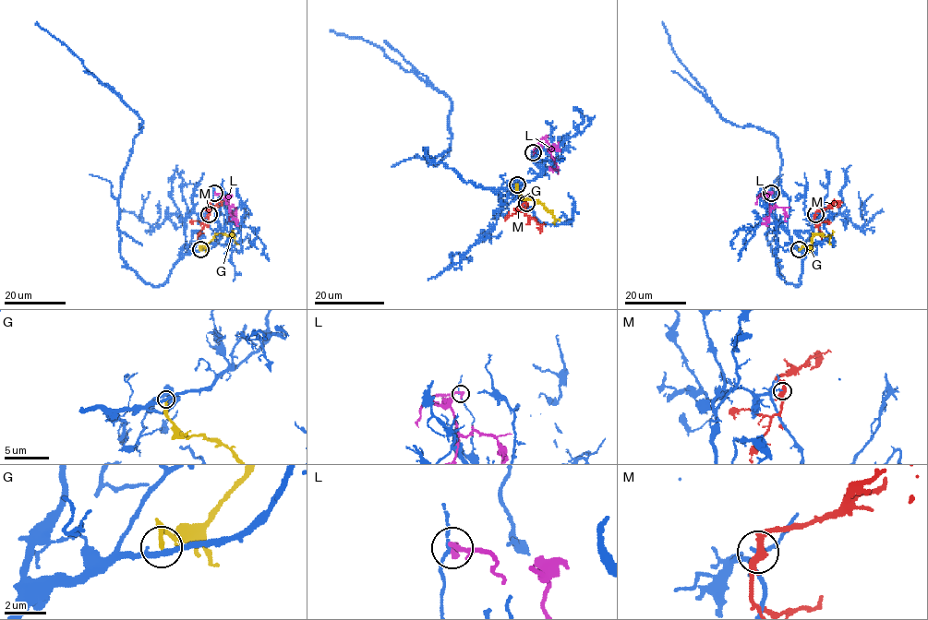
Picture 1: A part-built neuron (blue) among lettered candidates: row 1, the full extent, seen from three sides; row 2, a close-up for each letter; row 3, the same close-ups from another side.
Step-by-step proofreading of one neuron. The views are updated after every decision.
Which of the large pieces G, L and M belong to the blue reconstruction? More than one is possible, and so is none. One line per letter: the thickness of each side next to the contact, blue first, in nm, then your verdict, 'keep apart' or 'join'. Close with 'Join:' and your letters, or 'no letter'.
G: calibres 260 and 200 nm; keep apart
L: calibres 110 and 300 nm; keep apart
M: calibres 130 and 320 nm; keep apart
Join: no letter

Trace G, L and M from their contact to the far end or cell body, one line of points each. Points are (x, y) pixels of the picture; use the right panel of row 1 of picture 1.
G: (799, 250), (812, 245), (814, 233), (828, 236), (830, 244)
L: (771, 193), (763, 193), (757, 198), (765, 196), (772, 208), (783, 208), (787, 221)
M: (815, 214), (834, 202), (837, 207)

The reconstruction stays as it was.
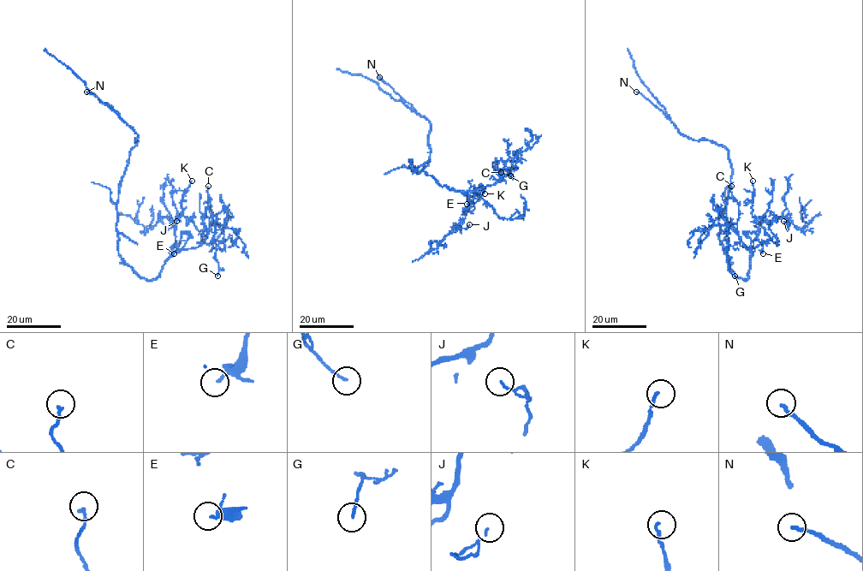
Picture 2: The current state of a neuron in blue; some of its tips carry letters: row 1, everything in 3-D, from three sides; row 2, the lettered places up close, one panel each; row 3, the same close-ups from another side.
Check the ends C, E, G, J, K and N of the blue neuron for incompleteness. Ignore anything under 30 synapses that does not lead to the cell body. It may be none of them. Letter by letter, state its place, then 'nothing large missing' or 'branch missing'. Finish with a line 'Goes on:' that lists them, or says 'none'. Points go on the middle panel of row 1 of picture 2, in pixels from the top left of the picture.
C: (501, 172) | nothing large missing
E: (467, 204) | nothing large missing
G: (510, 175) | nothing large missing
J: (469, 224) | nothing large missing
K: (485, 193) | nothing large missing
N: (379, 77) | branch missing
Goes on: N

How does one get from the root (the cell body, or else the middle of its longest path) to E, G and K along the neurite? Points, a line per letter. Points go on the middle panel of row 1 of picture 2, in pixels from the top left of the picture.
E: (410, 159), (413, 169), (424, 171), (449, 189), (480, 192), (484, 188), (479, 187), (473, 201), (467, 204)
G: (410, 159), (413, 169), (455, 191), (493, 185), (515, 168), (508, 167), (510, 175)
K: (410, 159), (413, 169), (431, 175), (441, 186), (467, 194), (468, 200), (474, 193), (485, 193)

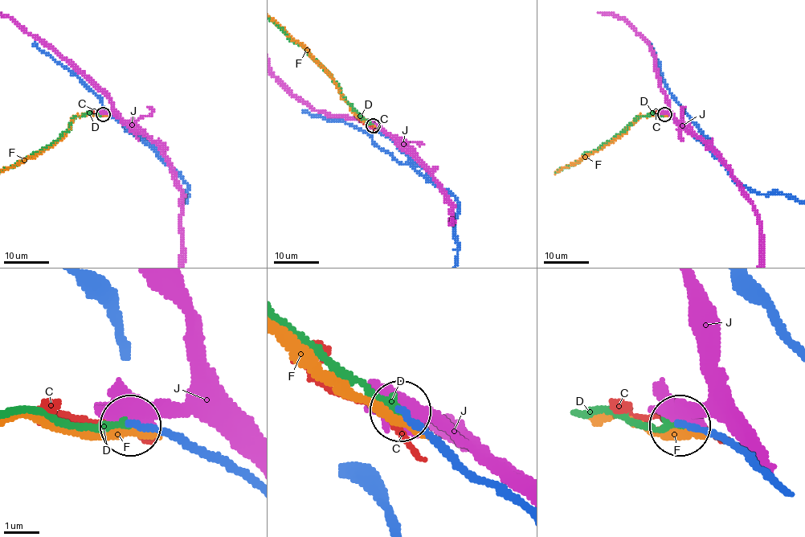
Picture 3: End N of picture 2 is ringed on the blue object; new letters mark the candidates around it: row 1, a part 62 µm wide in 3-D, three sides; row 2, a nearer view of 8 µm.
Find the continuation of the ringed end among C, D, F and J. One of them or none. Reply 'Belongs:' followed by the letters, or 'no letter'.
Belongs: D

